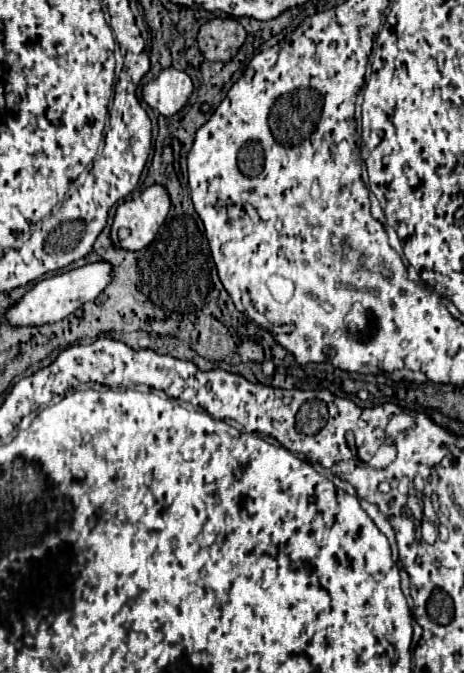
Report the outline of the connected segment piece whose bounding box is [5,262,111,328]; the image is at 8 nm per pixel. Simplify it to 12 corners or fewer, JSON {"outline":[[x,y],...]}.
{"outline":[[93,262],[37,282],[7,312],[9,326],[63,320],[109,284]]}

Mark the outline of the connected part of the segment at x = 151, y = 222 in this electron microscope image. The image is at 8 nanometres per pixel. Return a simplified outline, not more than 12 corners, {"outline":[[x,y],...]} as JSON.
{"outline":[[163,186],[123,202],[111,242],[141,250],[169,212]]}

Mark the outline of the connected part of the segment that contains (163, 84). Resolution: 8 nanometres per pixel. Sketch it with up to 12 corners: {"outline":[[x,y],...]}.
{"outline":[[163,70],[143,86],[143,100],[163,116],[177,114],[193,82]]}

